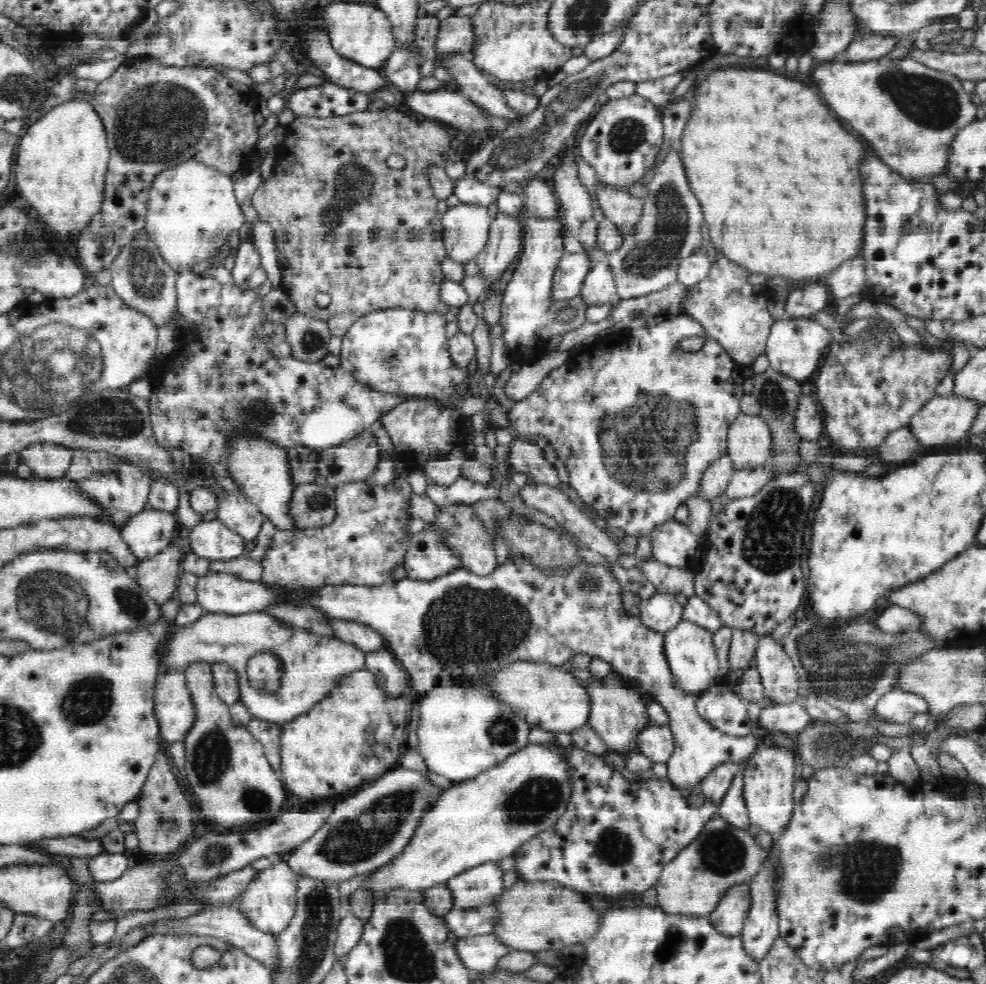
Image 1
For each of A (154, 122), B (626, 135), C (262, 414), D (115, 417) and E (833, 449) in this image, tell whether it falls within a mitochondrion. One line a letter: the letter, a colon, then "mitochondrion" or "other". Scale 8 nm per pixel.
A: mitochondrion
B: mitochondrion
C: mitochondrion
D: mitochondrion
E: other

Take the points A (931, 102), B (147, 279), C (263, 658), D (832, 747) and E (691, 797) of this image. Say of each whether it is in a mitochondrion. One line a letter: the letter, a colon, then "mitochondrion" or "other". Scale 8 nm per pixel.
A: mitochondrion
B: mitochondrion
C: mitochondrion
D: mitochondrion
E: other

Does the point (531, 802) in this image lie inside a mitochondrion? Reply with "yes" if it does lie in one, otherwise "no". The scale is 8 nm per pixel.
yes

